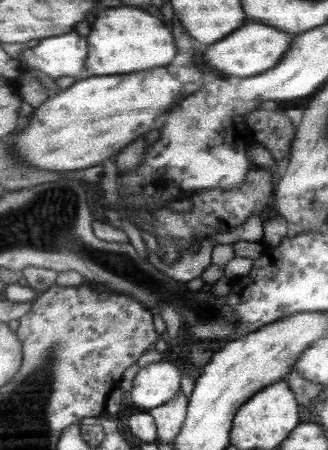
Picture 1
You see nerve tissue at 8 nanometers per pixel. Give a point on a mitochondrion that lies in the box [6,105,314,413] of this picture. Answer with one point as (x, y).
(41, 378)

